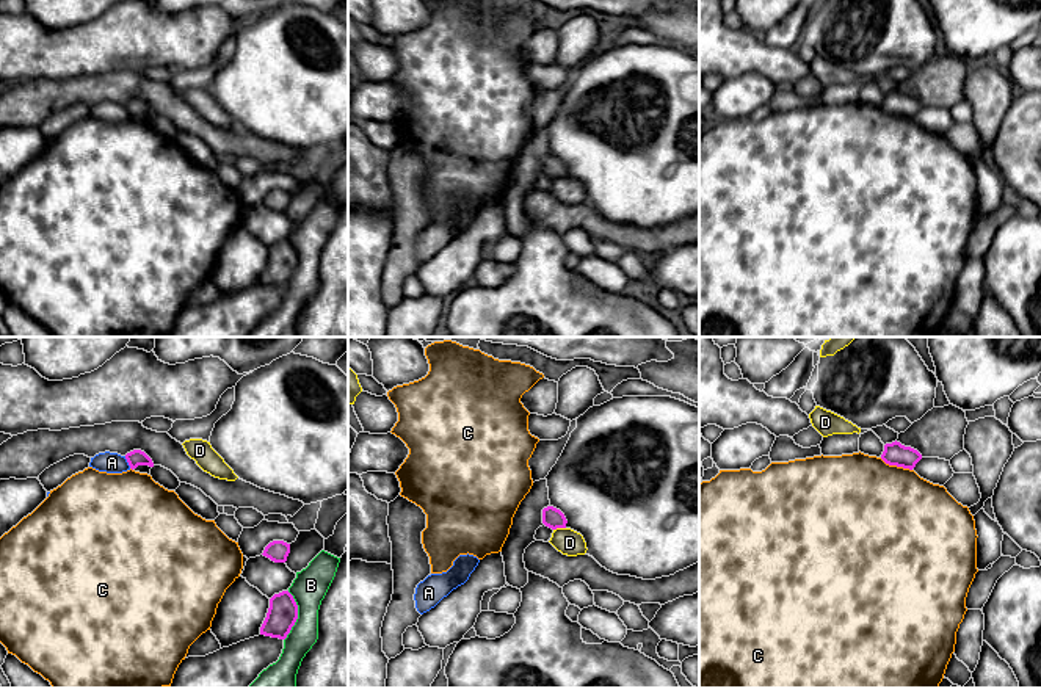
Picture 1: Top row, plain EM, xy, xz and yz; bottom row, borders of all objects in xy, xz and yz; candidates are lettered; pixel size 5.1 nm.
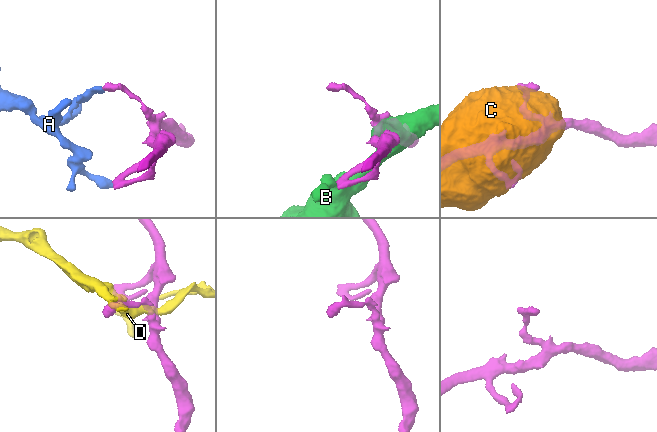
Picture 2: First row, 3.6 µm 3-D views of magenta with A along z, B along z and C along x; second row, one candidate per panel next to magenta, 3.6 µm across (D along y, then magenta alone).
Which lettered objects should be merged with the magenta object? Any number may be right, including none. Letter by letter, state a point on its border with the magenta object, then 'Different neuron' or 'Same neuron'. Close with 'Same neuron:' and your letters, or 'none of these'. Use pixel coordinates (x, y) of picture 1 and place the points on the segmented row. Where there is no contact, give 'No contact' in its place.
A: Touches magenta at xy (127, 461). Different neuron
B: Touches magenta at xy (297, 616). Different neuron
C: Touches magenta at yz (895, 464). Different neuron
D: Touches magenta at xz (558, 527). Different neuron
Same neuron: none of these

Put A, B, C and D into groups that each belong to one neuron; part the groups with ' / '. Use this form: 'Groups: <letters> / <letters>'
Groups: A / B / C / D

